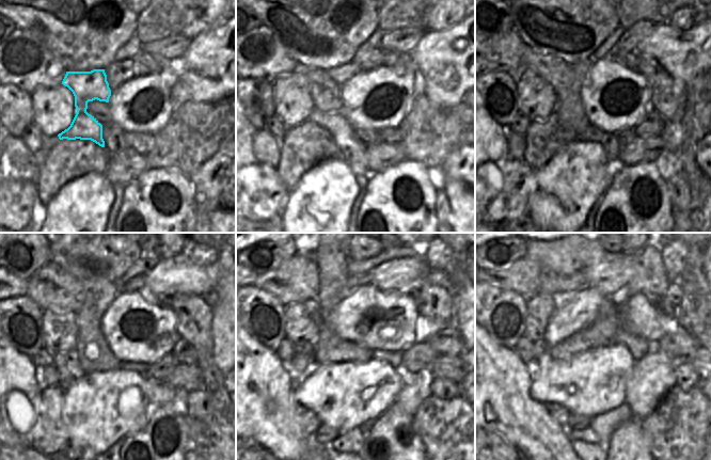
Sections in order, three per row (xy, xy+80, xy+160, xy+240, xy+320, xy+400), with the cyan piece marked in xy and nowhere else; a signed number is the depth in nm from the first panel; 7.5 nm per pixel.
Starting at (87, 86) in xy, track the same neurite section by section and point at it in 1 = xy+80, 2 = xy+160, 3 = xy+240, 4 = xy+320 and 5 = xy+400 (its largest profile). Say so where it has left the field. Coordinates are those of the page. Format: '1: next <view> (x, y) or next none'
1: next xy+80 (351, 151)
2: next xy+160 (569, 109)
3: next xy+240 (94, 354)
4: next xy+320 (330, 289)
5: next xy+400 (601, 333)

